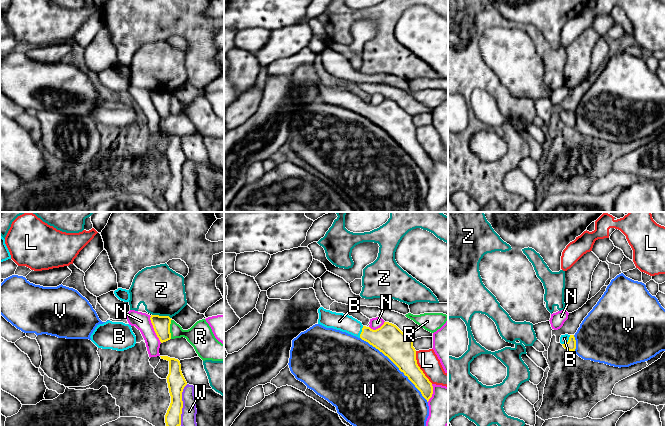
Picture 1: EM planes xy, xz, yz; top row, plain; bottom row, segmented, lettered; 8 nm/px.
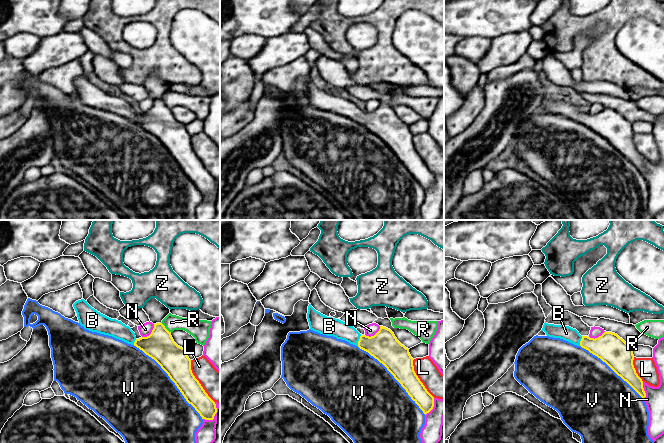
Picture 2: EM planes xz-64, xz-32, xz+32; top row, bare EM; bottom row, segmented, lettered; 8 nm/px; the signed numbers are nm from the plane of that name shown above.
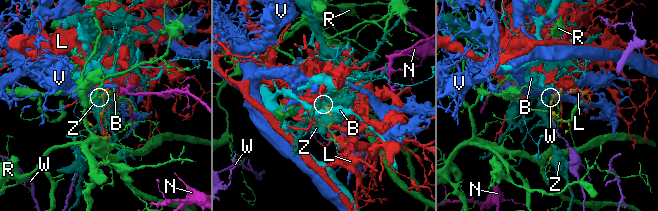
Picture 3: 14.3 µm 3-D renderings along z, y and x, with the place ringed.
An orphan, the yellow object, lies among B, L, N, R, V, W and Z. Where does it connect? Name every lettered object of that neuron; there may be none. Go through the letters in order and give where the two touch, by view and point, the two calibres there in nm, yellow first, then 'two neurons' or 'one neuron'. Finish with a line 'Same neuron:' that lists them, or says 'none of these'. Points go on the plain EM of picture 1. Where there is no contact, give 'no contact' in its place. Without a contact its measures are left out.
B: yz (568, 116) | 80/60 nm | one neuron
L: xz (419, 143) | 220/170 nm | two neurons
N: xy (154, 105) | 140/140 nm | two neurons
R: xy (169, 105) | 140/190 nm | two neurons
V: xz (396, 141) | 240/500 nm | two neurons
W: xy (182, 180) | 140/140 nm | two neurons
Z: xy (161, 92) | 140/360 nm | two neurons
Same neuron: B

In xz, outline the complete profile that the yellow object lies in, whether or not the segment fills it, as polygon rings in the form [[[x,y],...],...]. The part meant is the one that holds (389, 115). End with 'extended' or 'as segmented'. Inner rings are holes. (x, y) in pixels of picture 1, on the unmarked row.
[[[323,83],[318,85],[318,89],[318,100],[361,114],[382,128],[408,153],[427,178],[429,177],[433,170],[432,159],[417,140],[413,116],[396,101],[384,98],[380,104],[373,106],[343,89],[332,88]]]; extended

